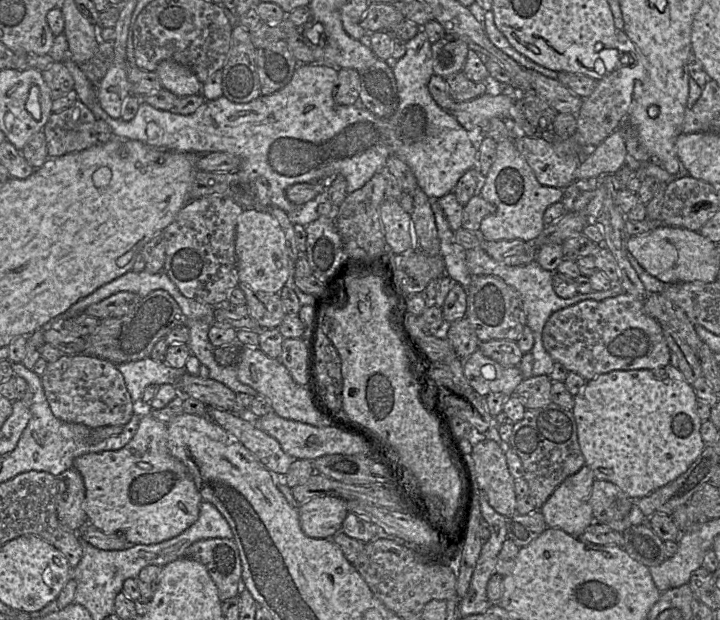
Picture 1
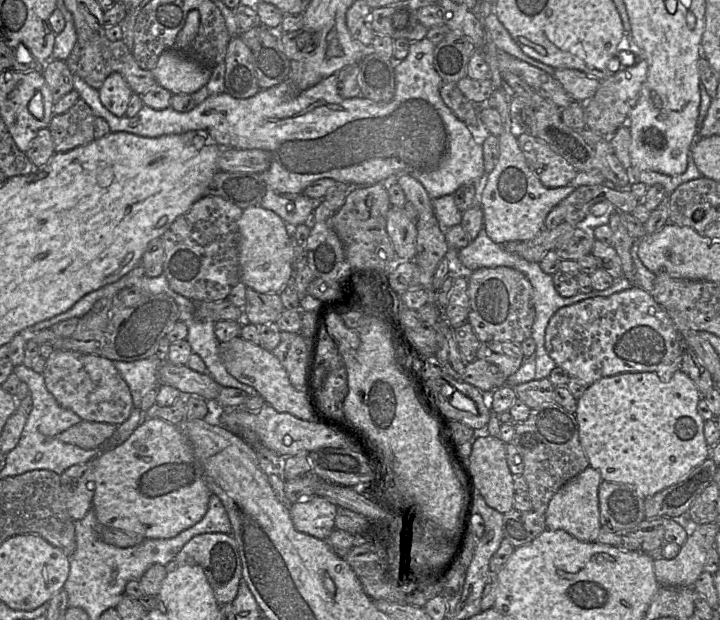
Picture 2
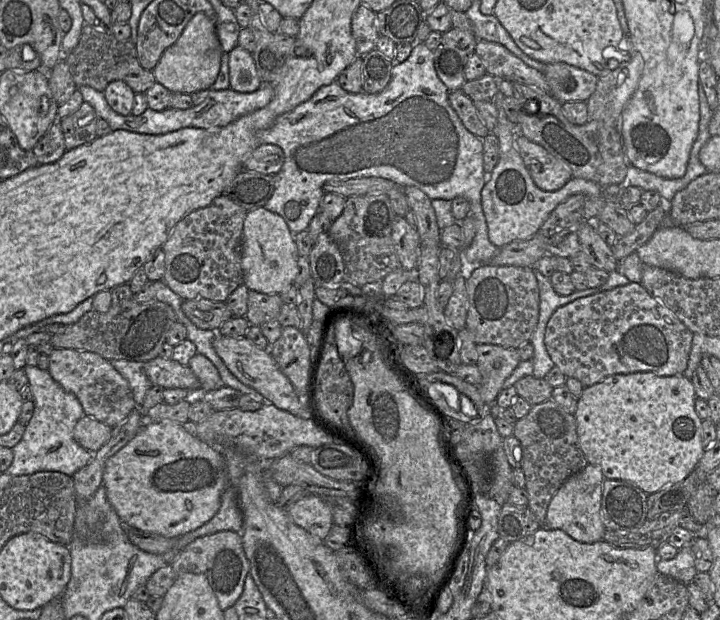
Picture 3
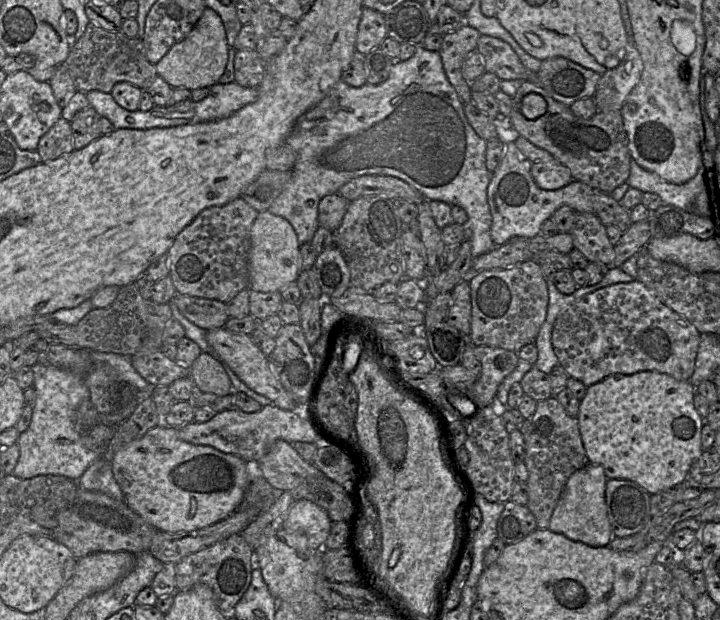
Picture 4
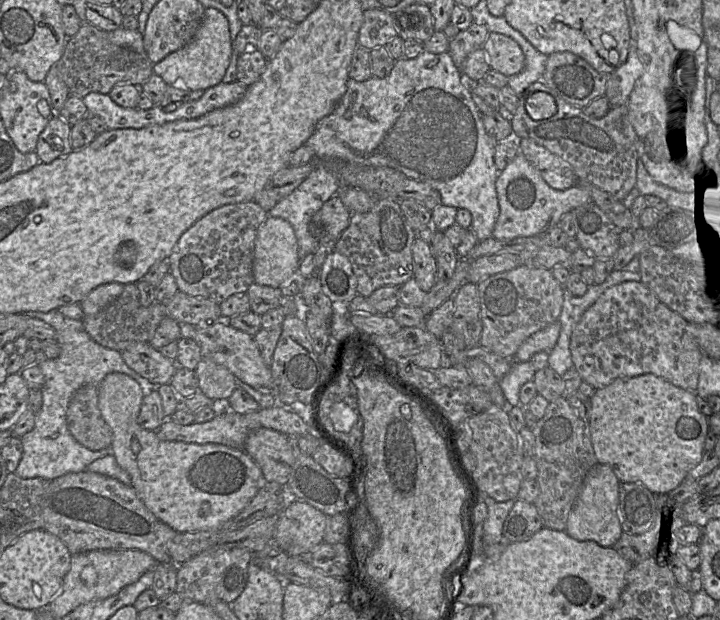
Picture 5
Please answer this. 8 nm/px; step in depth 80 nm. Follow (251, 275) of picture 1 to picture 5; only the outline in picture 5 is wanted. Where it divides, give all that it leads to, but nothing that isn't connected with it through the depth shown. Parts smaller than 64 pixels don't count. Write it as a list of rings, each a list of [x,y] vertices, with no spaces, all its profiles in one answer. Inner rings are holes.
[[[269,216],[259,226],[254,244],[254,283],[280,288],[299,268],[298,243],[292,225],[283,218]]]

